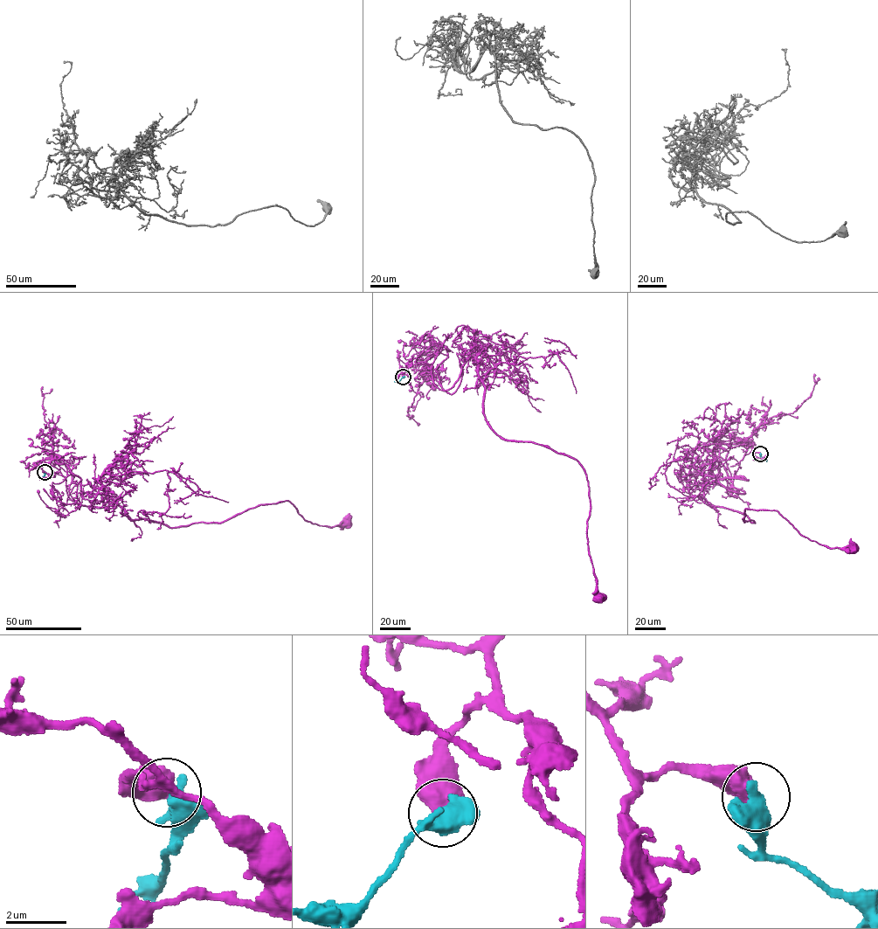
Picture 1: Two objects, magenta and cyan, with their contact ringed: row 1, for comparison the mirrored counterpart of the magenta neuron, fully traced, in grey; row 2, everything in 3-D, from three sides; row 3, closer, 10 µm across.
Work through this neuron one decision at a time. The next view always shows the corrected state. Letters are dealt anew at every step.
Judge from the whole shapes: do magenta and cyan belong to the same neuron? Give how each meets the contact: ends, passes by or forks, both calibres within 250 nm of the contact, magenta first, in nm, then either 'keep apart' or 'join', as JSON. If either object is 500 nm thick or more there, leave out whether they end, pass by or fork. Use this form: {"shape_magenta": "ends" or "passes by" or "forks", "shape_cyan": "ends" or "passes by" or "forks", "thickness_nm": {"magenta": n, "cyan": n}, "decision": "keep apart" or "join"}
{"thickness_nm": {"magenta": 600, "cyan": 650}, "decision": "keep apart"}

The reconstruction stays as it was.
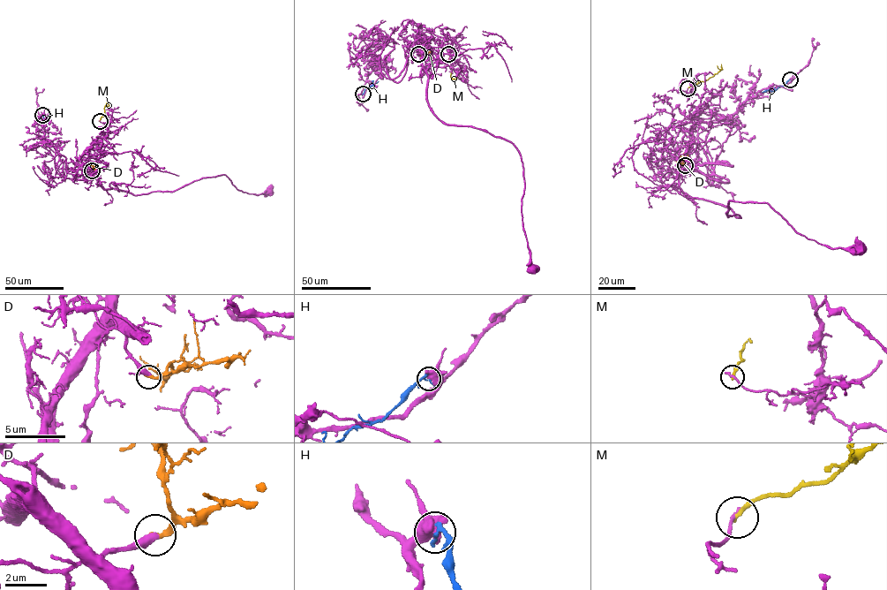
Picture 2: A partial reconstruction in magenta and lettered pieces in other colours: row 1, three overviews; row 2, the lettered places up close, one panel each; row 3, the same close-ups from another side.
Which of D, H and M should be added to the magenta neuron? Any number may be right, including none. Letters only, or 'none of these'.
D

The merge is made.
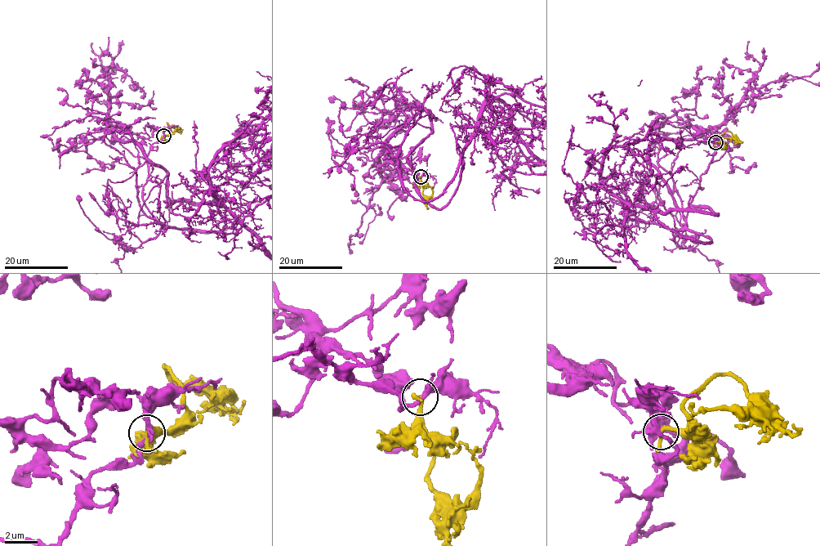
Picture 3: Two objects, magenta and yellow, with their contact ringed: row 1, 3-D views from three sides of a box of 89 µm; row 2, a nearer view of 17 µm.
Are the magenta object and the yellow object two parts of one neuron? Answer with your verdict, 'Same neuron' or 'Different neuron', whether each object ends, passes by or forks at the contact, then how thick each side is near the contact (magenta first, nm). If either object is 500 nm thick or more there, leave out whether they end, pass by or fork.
Same neuron. At the ring magenta forks. At the ring yellow forks. Thickness 240 nm (magenta) against 190 nm

